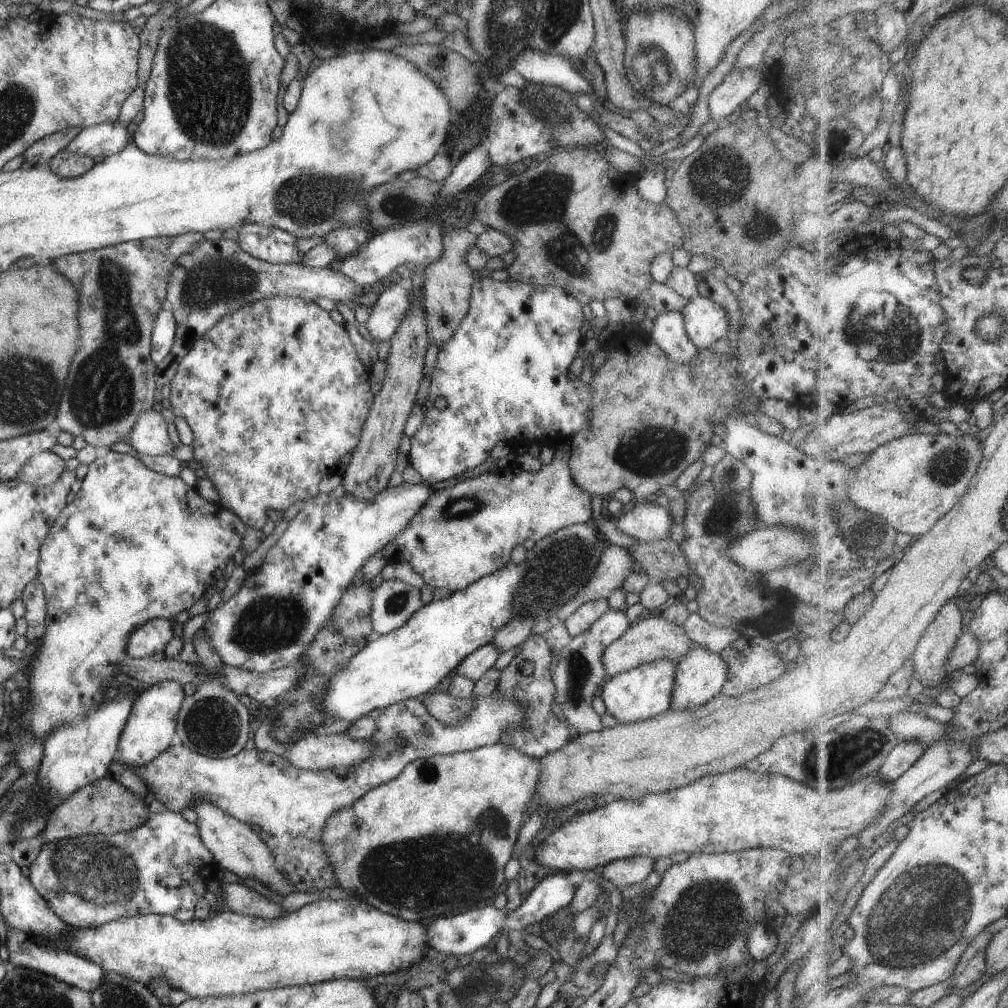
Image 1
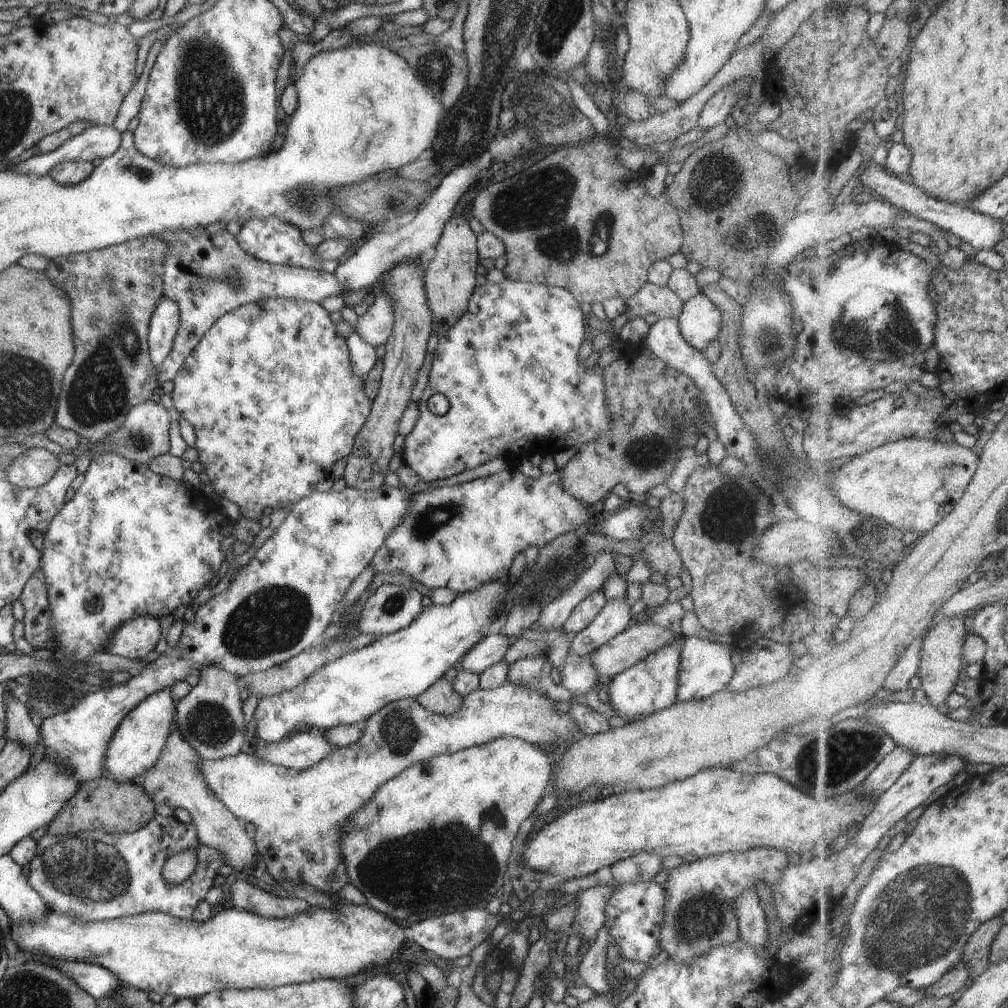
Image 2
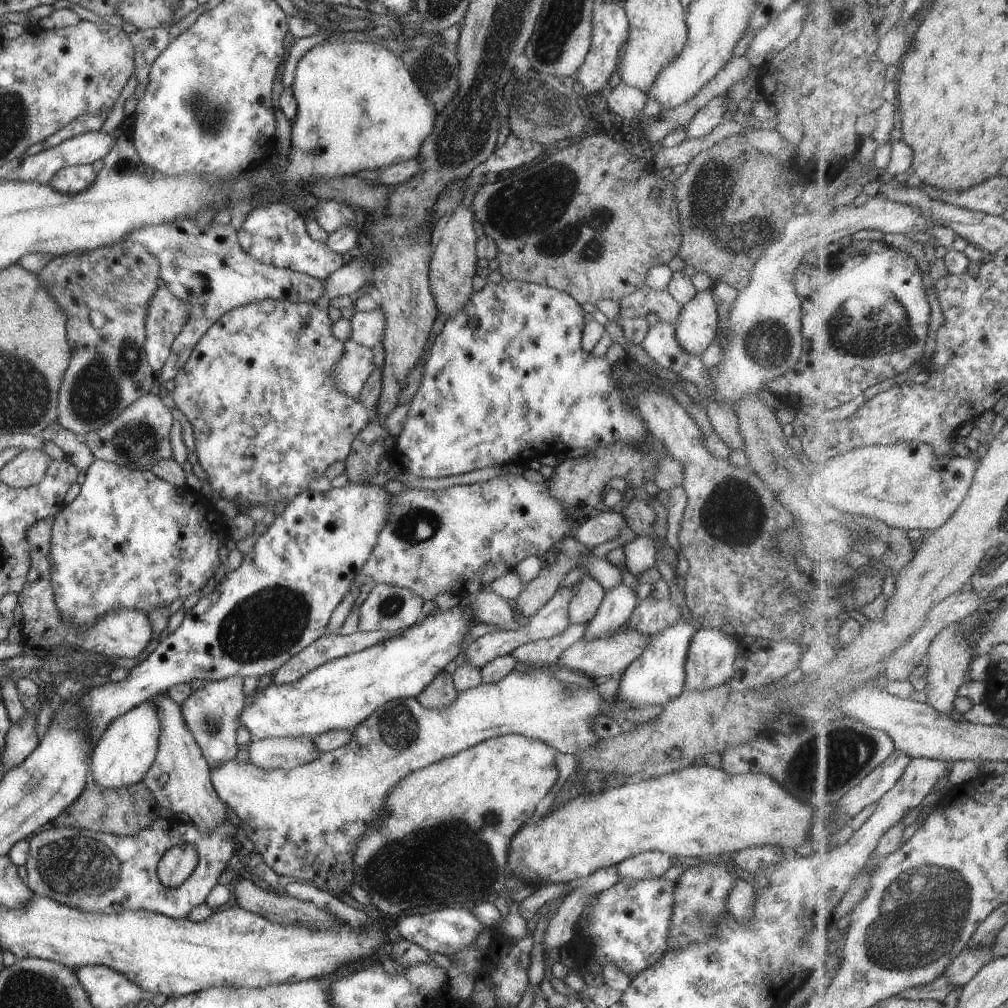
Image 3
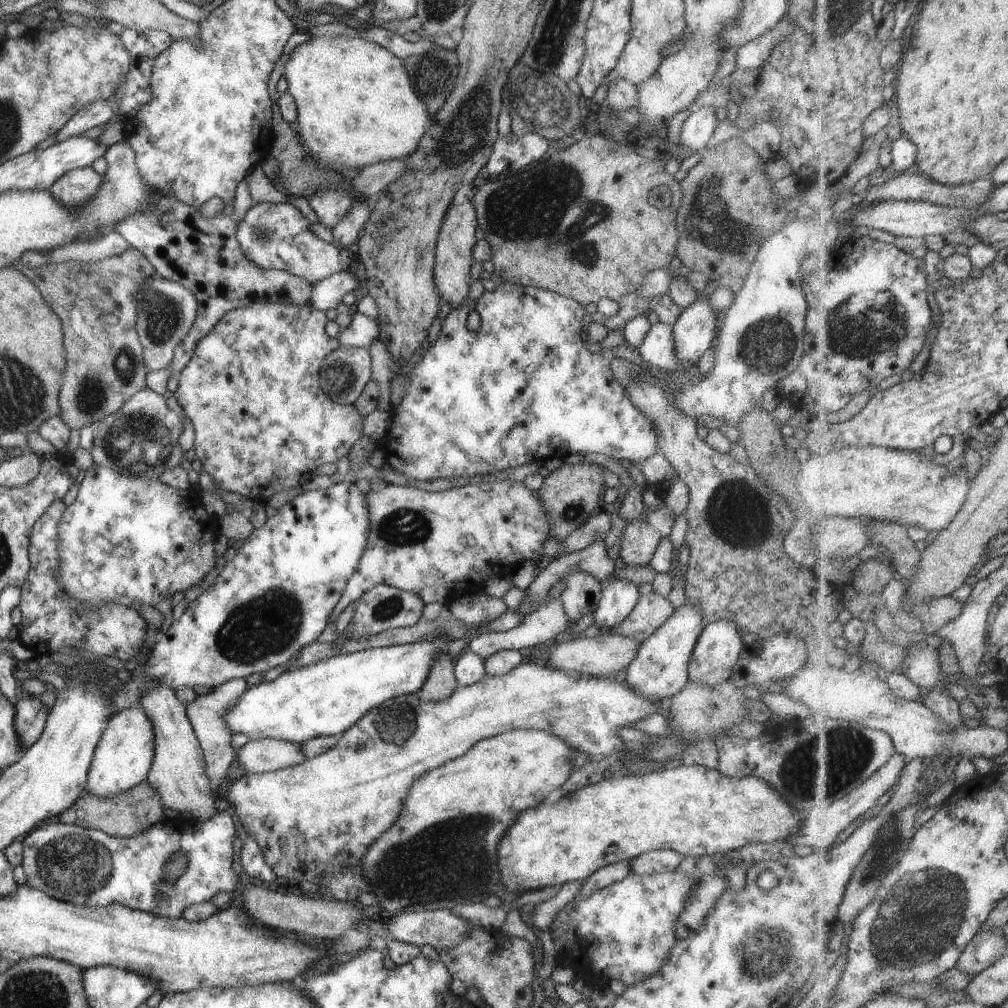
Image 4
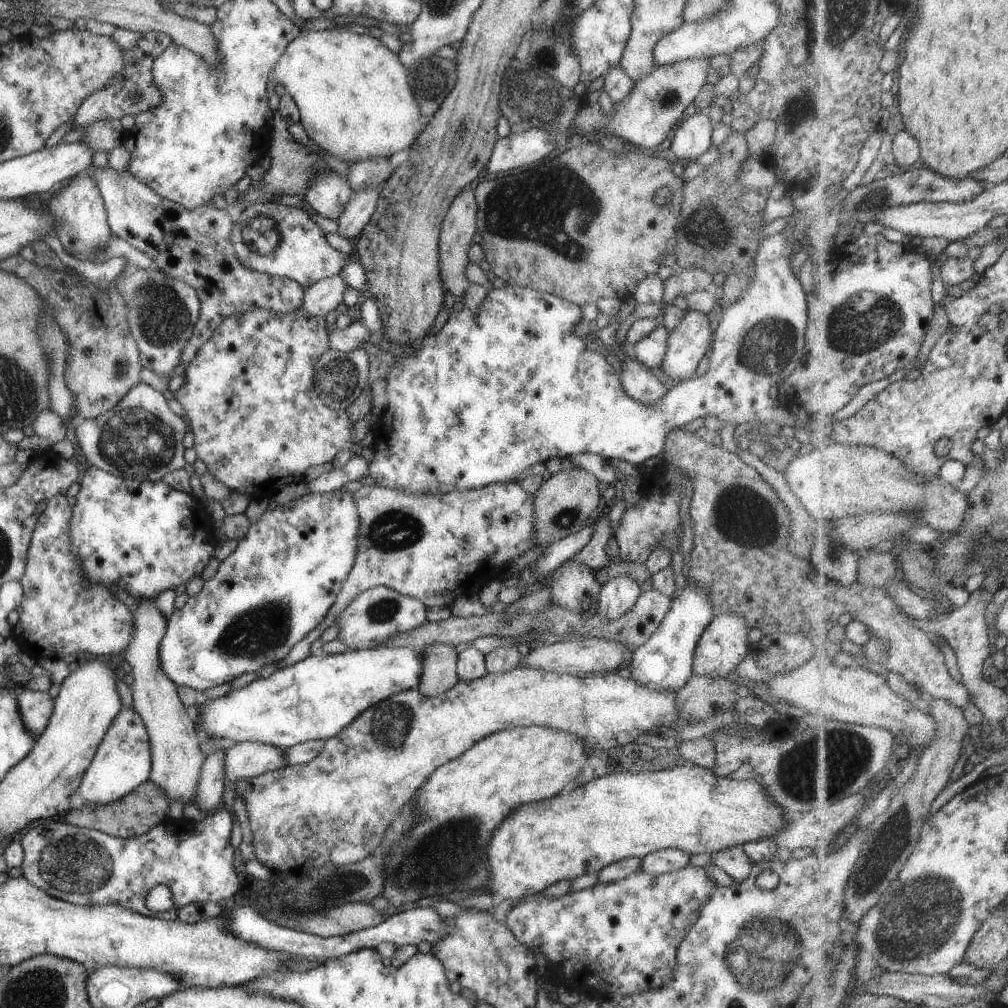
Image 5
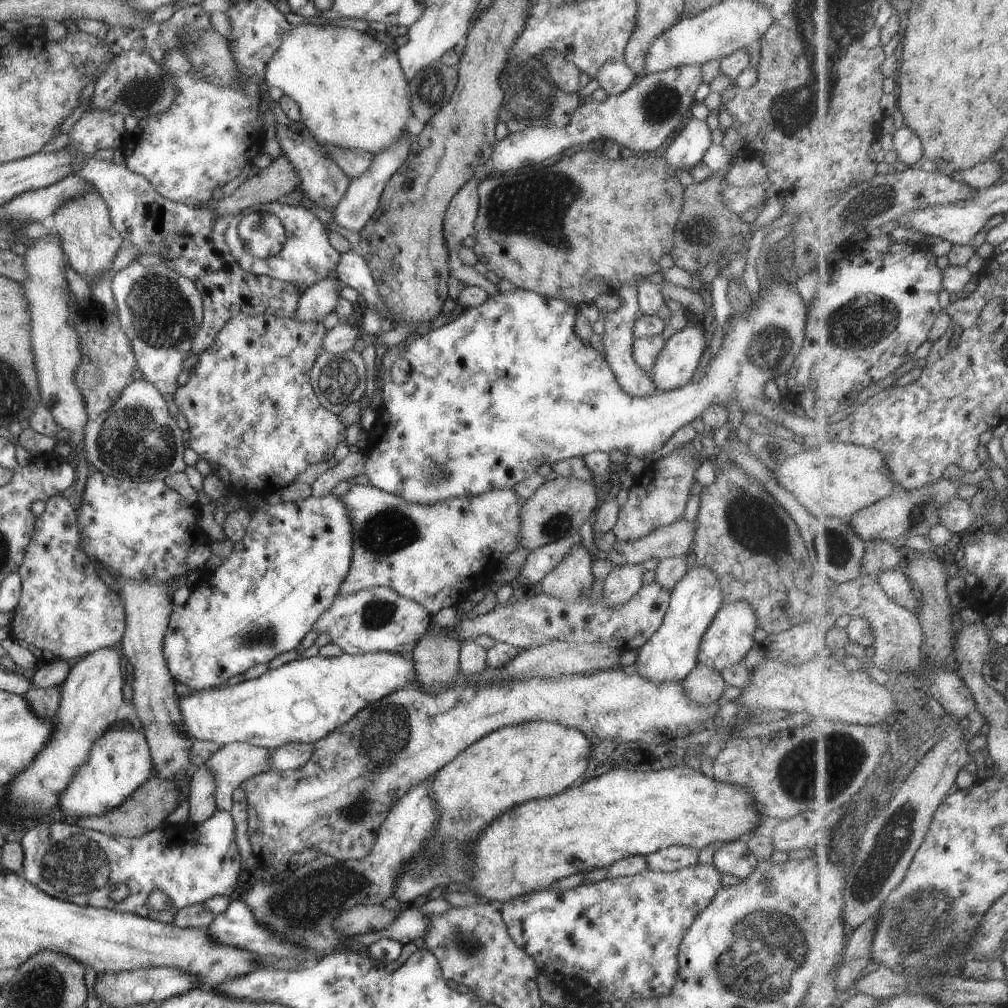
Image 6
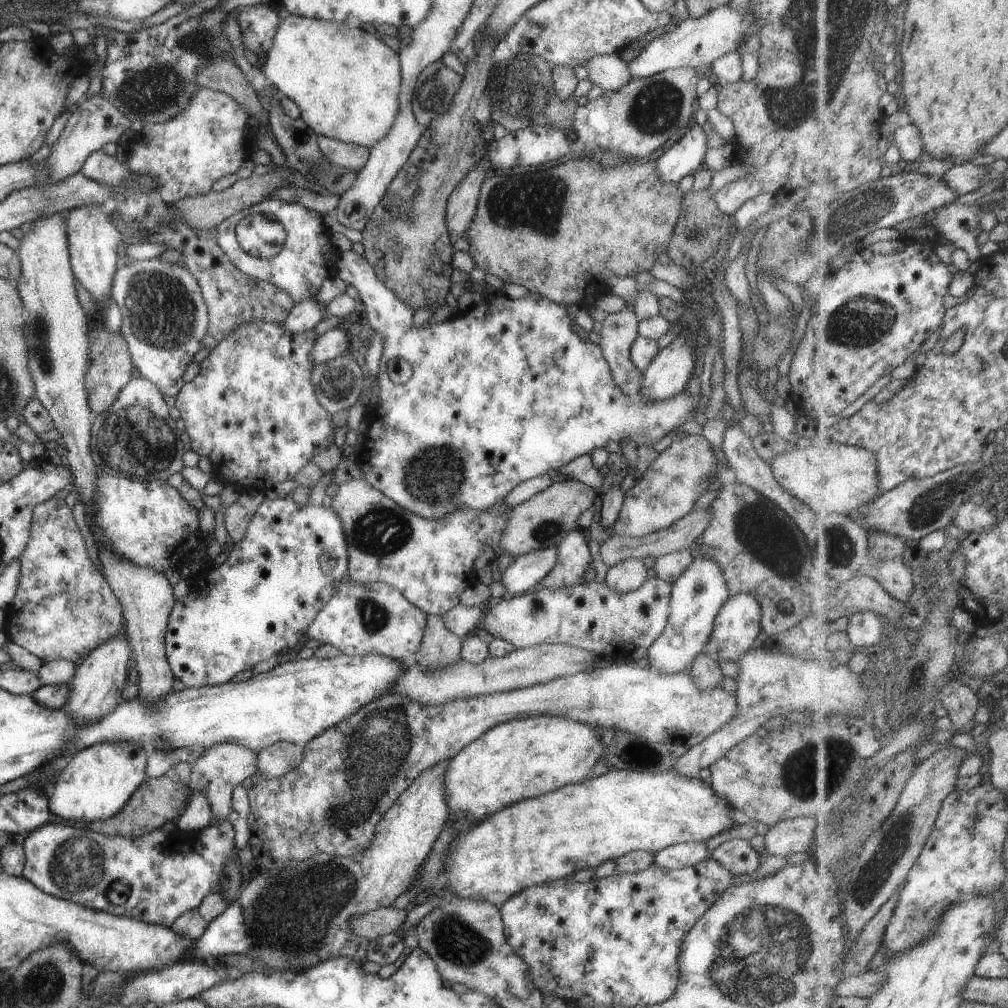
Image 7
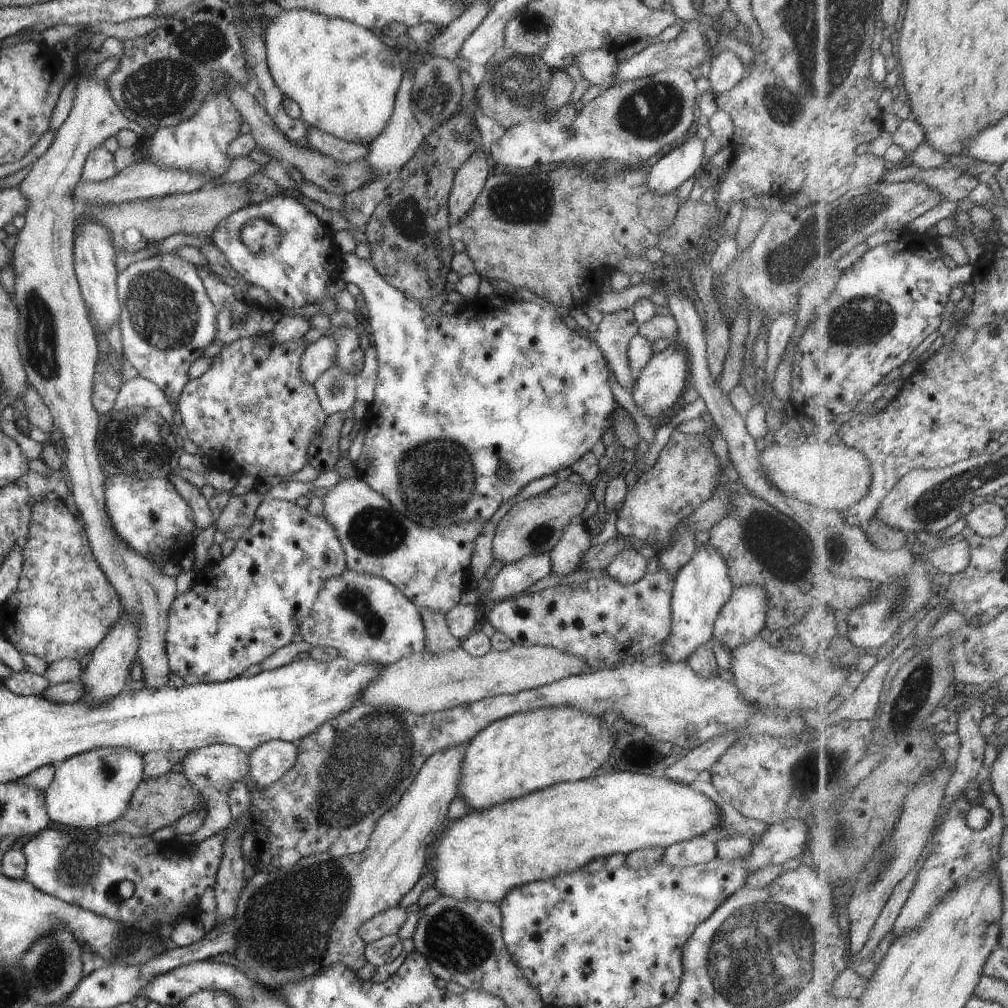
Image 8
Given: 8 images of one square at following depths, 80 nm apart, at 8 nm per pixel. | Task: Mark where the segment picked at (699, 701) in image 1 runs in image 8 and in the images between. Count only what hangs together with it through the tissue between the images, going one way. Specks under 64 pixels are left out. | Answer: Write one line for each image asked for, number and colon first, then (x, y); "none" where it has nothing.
2: (705, 667)
3: (709, 661)
4: (718, 645)
5: (723, 643)
6: (725, 642)
7: (737, 622)
8: (741, 618)

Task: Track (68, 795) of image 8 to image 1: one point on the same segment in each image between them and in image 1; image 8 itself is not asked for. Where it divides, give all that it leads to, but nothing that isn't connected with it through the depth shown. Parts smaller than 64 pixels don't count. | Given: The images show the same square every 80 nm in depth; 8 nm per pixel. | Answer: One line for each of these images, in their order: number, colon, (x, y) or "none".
1: (149, 726)
2: (136, 744)
3: (127, 747)
4: (123, 754)
5: (121, 761)
6: (118, 762)
7: (94, 784)

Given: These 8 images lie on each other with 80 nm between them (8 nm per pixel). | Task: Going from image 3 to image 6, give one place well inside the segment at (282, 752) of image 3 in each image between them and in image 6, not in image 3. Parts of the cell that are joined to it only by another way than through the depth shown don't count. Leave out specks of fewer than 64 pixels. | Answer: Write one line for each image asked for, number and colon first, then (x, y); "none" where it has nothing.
4: (256, 756)
5: (245, 759)
6: (234, 762)

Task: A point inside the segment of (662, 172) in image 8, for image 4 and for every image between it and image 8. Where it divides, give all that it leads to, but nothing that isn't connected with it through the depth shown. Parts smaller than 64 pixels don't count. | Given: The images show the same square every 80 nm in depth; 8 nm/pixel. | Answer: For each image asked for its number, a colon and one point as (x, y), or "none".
4: (696, 129)
5: (691, 138)
6: (693, 139)
7: (686, 152)

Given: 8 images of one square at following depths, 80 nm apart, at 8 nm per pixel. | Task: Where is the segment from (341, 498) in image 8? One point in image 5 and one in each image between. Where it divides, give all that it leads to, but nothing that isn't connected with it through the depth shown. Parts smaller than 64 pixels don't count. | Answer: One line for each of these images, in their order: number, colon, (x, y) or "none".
5: (435, 547)
6: (436, 554)
7: (430, 561)

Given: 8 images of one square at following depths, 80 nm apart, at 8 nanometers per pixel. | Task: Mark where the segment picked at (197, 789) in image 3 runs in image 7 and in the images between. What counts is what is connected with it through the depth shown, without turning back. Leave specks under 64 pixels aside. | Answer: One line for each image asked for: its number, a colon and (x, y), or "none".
4: (177, 772)
5: (175, 757)
6: (146, 606)
7: (146, 597)

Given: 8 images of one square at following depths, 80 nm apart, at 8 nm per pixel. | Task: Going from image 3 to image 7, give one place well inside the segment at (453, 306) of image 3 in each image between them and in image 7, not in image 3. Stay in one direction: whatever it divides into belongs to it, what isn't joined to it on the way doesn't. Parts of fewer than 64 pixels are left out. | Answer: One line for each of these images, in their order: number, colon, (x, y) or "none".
4: (453, 253)
5: (458, 226)
6: (458, 222)
7: (461, 203)

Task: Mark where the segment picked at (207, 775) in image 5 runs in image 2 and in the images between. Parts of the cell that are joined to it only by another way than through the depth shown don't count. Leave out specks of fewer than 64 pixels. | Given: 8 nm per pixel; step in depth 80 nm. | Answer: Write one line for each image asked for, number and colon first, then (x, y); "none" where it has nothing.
2: (209, 717)
3: (210, 712)
4: (206, 712)

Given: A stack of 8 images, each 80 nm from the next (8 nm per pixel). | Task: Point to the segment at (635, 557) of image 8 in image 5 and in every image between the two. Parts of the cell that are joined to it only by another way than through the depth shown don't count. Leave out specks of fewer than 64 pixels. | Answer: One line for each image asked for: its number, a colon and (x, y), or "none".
5: (615, 597)
6: (623, 581)
7: (626, 575)

